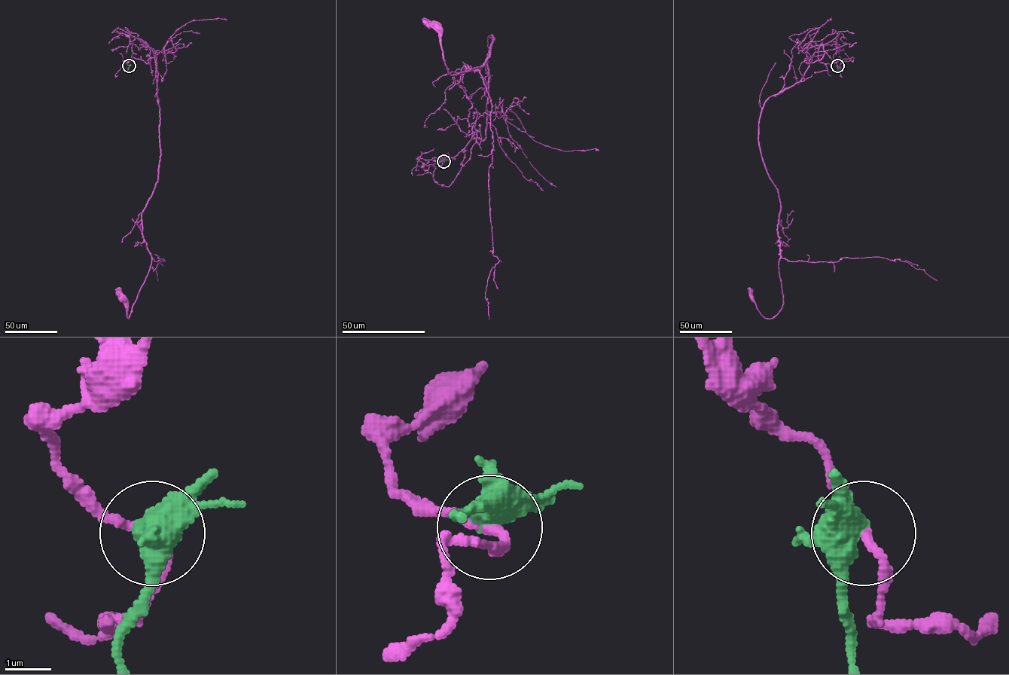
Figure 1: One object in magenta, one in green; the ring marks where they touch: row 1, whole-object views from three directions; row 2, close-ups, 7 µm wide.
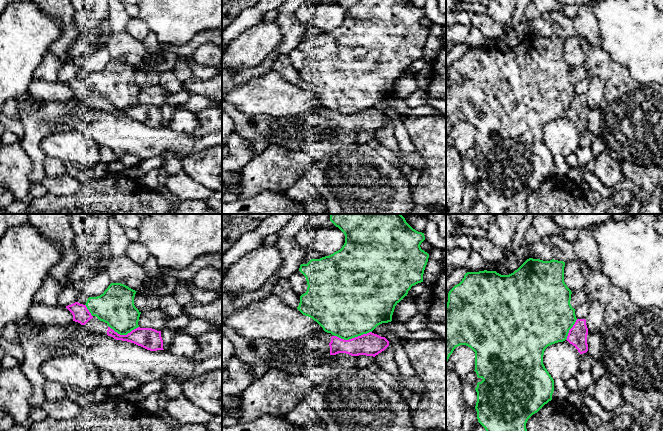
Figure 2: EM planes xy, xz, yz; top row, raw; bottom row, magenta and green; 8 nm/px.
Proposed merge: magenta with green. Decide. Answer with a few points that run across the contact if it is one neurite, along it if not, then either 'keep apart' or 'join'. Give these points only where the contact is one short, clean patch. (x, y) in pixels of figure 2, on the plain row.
line xz (371, 107), (348, 115), (334, 112); keep apart

